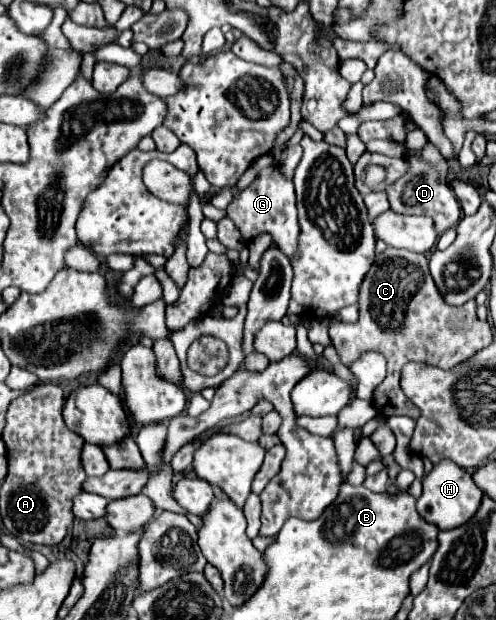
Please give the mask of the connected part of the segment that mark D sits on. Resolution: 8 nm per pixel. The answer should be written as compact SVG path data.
M427 143L421 151L417 151L409 159L409 165L411 165L411 171L403 179L399 179L391 187L387 187L391 211L401 213L401 215L429 215L435 219L435 229L439 231L439 235L445 233L447 229L455 227L461 219L461 205L445 181L447 163L445 163L443 155L439 155L439 151L431 143Z

